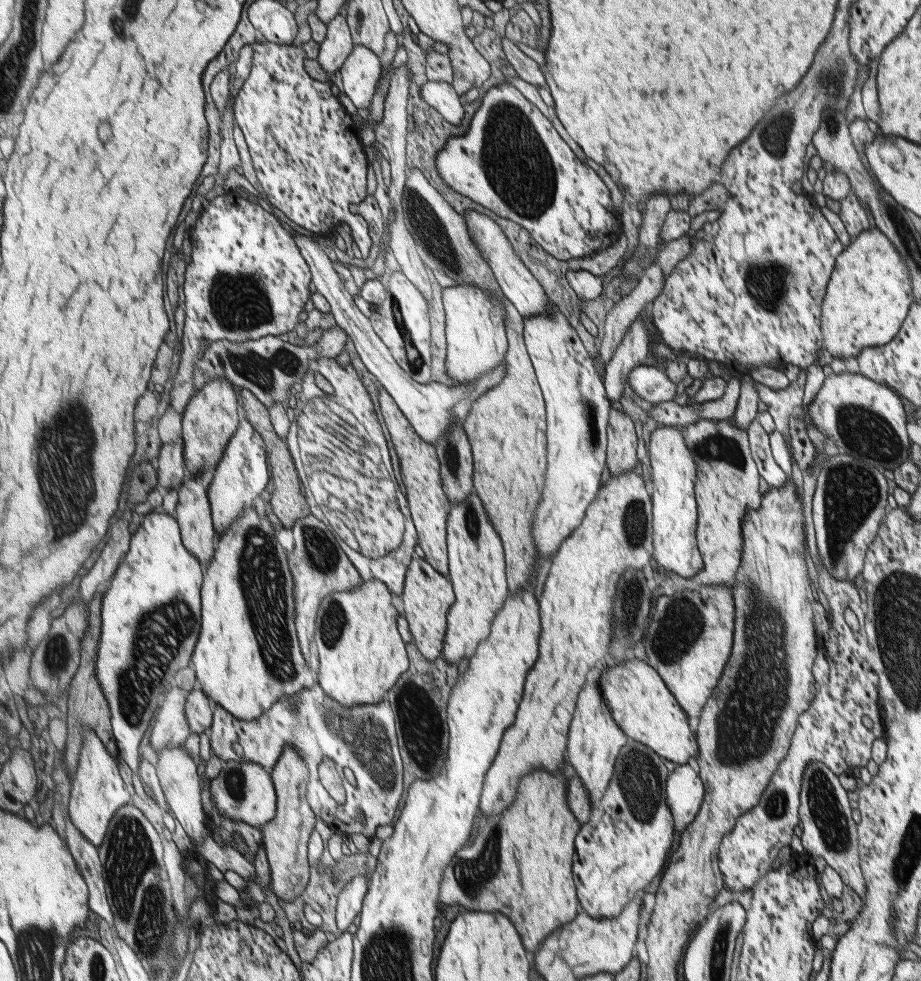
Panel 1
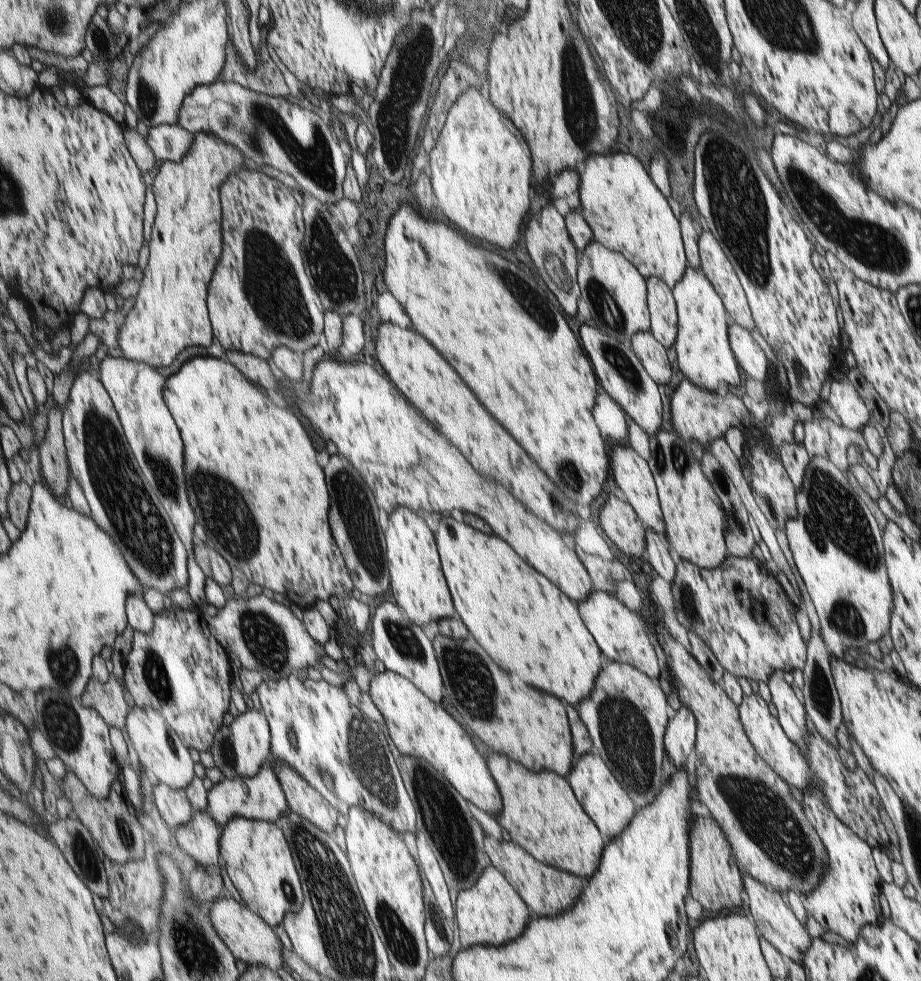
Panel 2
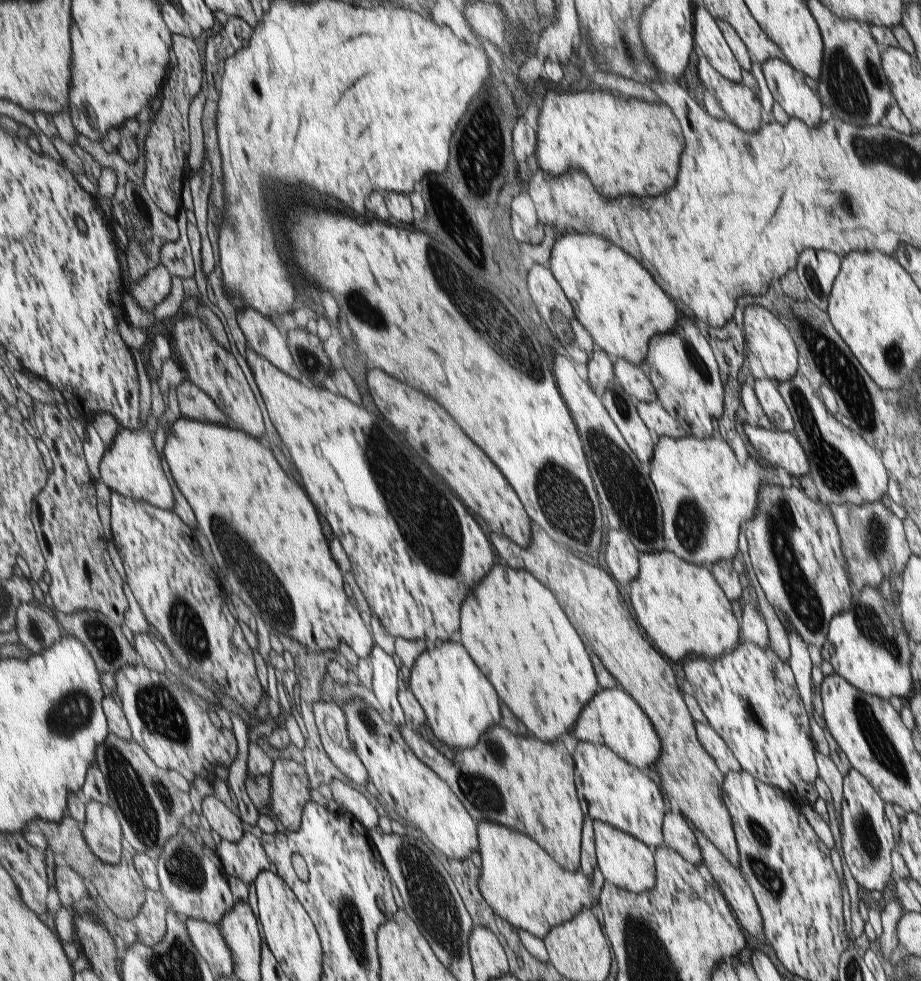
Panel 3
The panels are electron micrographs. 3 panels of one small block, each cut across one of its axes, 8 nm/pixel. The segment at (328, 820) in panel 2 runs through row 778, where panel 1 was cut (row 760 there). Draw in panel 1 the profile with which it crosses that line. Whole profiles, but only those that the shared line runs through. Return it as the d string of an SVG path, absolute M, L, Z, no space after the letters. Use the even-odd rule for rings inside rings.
M286 747L273 772L273 779L279 794L278 814L262 829L273 870L274 892L285 902L294 903L303 898L313 875L313 868L310 866L310 841L318 824L318 816L310 800L311 766L296 747Z

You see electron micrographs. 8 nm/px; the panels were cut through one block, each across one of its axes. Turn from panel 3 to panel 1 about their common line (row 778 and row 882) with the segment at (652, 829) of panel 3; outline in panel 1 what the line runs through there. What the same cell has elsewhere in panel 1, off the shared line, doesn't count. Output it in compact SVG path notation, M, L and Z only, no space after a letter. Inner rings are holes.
M631 738L620 749L610 784L597 808L591 809L586 825L575 838L574 882L578 888L578 898L584 913L592 918L614 919L622 913L634 897L640 894L664 868L666 856L674 842L675 824L672 824L672 812L668 805L666 778L668 770L658 753L641 742Z

